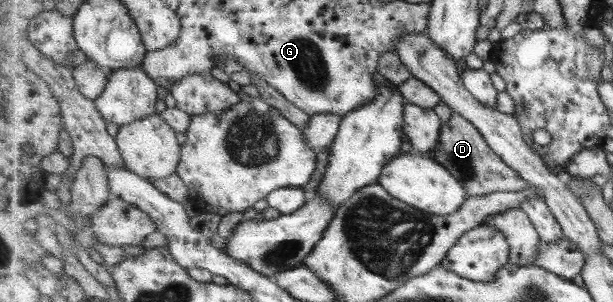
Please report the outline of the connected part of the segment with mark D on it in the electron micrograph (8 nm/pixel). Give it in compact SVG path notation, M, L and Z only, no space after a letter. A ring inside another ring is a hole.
M452 111L449 120L443 123L440 145L429 153L429 157L445 165L465 185L469 196L483 196L494 192L514 193L531 185L488 145L484 135L471 121L456 111Z

